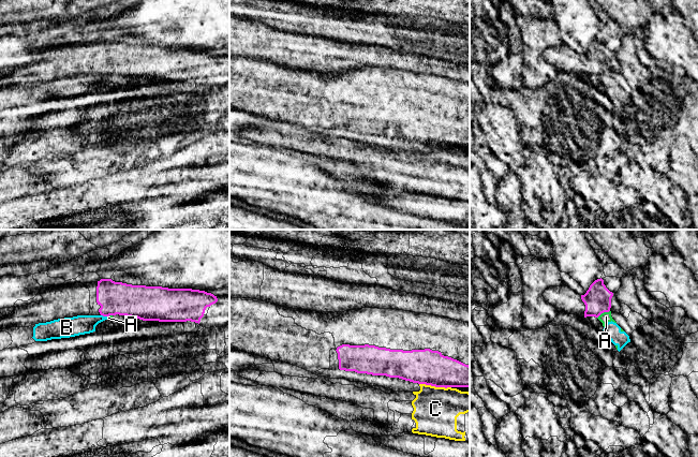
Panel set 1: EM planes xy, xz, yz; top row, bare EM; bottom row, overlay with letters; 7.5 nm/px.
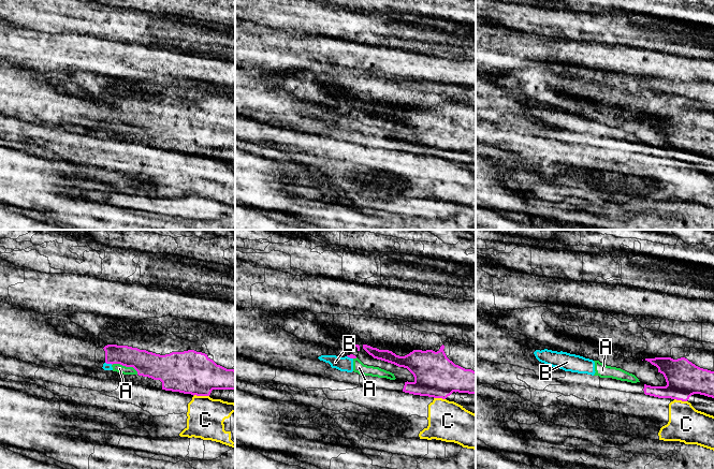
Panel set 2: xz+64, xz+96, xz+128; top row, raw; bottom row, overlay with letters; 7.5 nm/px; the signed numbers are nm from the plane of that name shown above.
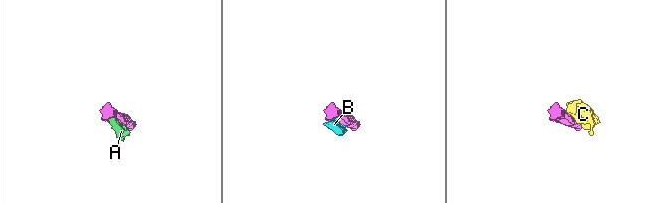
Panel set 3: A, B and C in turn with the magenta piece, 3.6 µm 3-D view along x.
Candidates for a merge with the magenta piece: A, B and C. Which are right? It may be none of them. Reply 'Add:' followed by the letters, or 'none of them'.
Add: none of them

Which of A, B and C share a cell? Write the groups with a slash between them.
A B C

